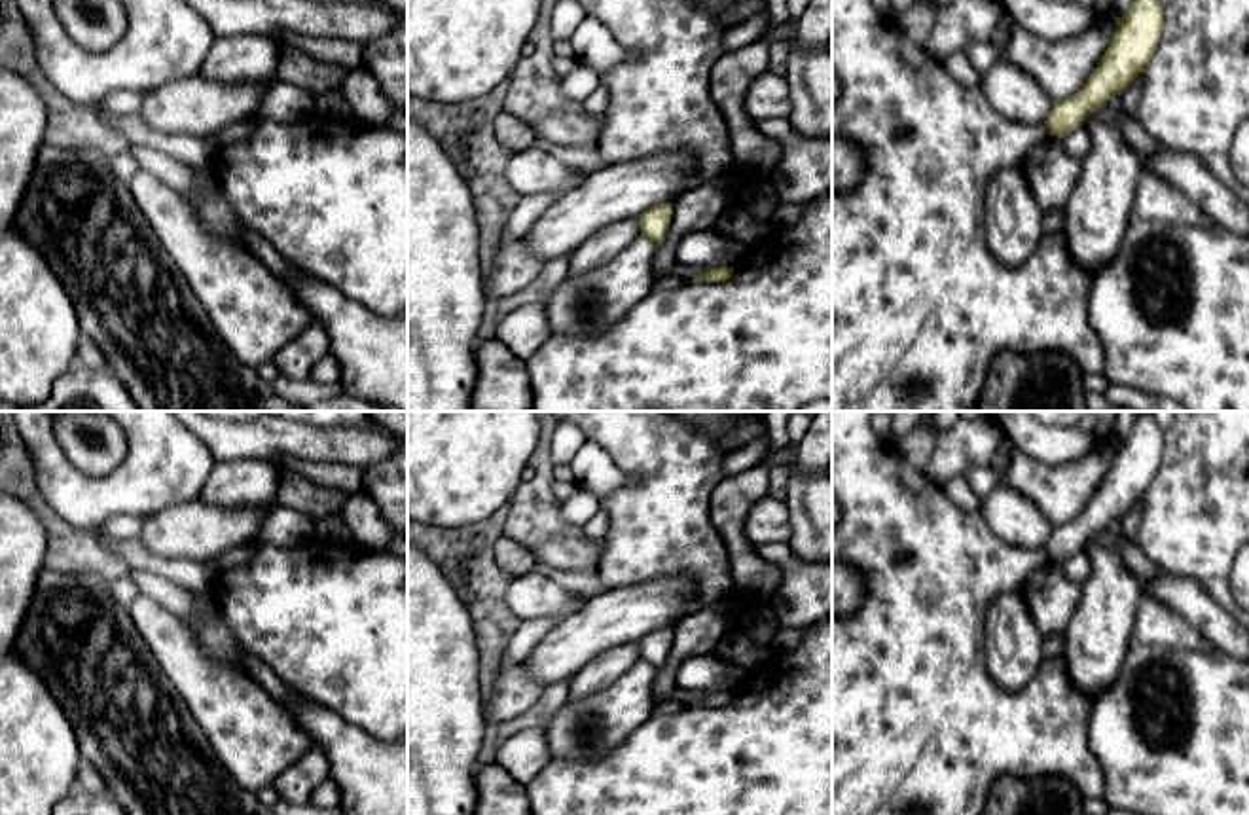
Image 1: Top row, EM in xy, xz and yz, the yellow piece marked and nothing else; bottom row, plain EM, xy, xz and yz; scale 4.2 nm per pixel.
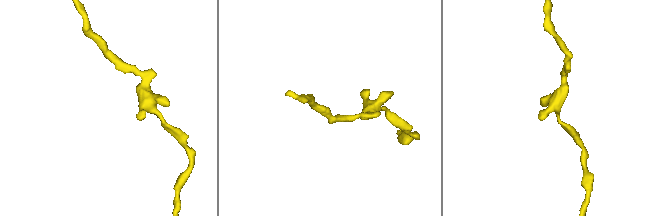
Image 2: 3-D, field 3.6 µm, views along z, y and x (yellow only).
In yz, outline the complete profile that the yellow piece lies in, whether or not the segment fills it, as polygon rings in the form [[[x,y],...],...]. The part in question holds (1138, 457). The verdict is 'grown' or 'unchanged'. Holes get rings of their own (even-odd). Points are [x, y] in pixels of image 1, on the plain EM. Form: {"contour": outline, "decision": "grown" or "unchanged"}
{"contour": [[[1137,411],[1131,432],[1122,442],[1116,442],[1113,464],[1084,512],[1069,523],[1052,527],[1050,540],[1044,546],[1048,559],[1065,563],[1075,553],[1082,552],[1092,536],[1107,531],[1111,521],[1122,519],[1124,514],[1147,493],[1160,468],[1162,455],[1164,430],[1156,423],[1152,411]]], "decision": "unchanged"}

